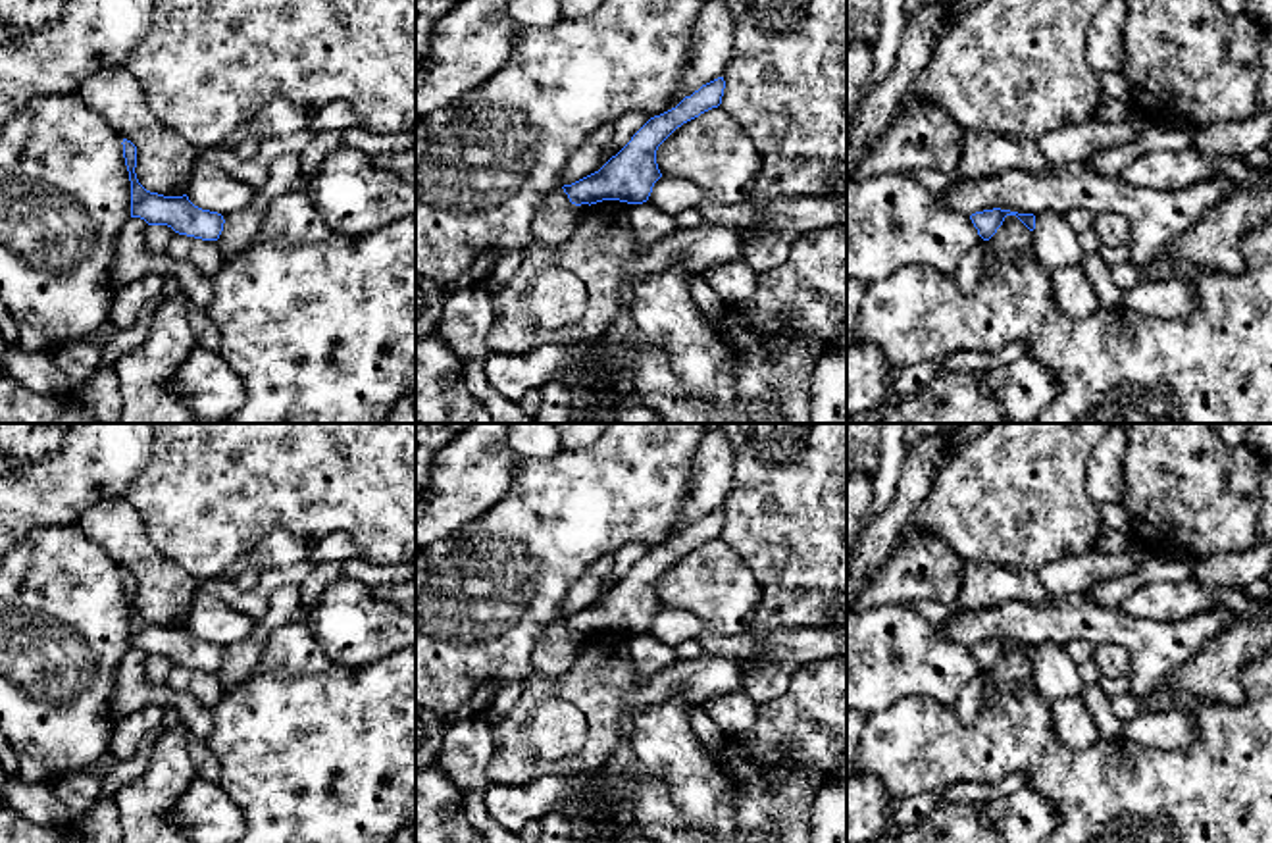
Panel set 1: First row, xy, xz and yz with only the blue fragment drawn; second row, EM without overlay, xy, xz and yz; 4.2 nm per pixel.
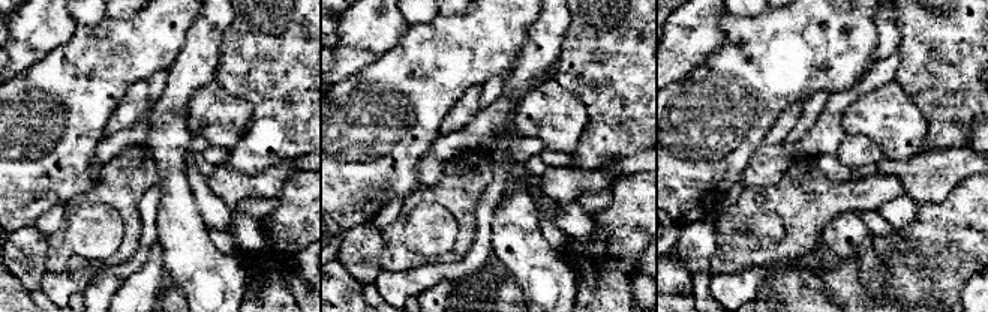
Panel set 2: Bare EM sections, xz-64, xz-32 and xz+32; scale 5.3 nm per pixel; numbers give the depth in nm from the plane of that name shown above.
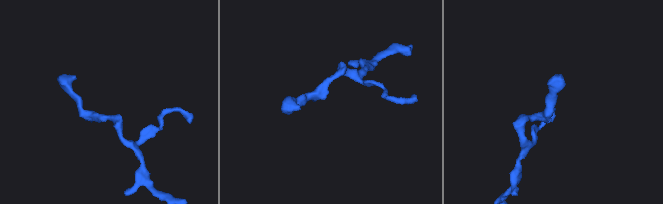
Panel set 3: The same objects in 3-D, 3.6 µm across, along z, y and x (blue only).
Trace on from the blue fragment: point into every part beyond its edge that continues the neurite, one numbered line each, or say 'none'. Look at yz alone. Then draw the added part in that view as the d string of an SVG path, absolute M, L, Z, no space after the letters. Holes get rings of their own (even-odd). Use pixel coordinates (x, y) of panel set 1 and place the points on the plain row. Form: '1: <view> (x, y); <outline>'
none

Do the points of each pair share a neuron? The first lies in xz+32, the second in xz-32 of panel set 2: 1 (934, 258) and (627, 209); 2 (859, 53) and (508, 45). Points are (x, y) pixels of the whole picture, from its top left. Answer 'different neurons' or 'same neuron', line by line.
1: same neuron
2: same neuron

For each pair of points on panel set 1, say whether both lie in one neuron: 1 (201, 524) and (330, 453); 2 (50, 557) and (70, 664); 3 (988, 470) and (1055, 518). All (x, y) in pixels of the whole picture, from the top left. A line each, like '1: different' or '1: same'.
1: same
2: same
3: same

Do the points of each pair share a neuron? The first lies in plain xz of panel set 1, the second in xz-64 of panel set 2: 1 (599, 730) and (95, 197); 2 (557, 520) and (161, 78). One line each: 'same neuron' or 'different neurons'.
1: same neuron
2: different neurons

